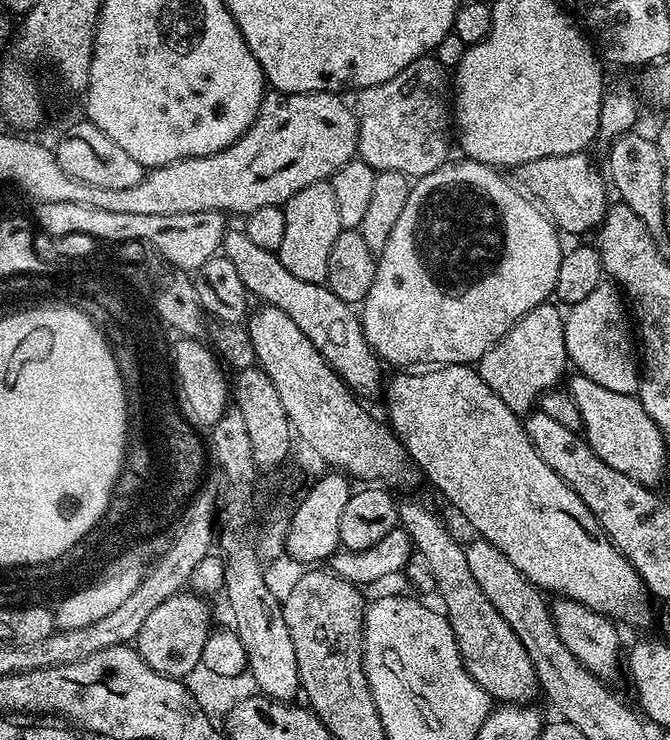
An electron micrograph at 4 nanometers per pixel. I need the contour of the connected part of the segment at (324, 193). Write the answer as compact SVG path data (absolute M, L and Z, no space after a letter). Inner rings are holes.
M329 181L314 182L282 205L286 214L286 230L278 253L282 266L302 278L302 282L325 283L330 270L330 246L342 231L338 222L338 205Z

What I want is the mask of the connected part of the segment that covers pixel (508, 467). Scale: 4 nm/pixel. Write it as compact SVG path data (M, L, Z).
M446 364L432 366L424 371L400 370L395 374L397 376L393 380L391 377L386 384L386 396L388 392L389 400L388 416L386 415L387 423L396 433L400 443L404 445L409 460L422 473L423 479L425 476L468 519L468 524L476 531L473 533L477 537L498 546L498 550L502 550L502 554L506 554L506 558L510 558L510 562L514 562L514 566L518 566L518 570L522 570L522 574L526 574L528 581L545 593L556 592L552 594L569 596L570 599L582 602L586 606L590 606L590 610L600 612L603 616L607 616L616 622L621 622L620 620L625 620L628 624L644 624L647 622L648 604L644 601L646 587L644 580L638 574L638 570L605 534L598 518L594 518L590 506L586 506L586 502L582 502L582 498L578 498L578 494L574 494L572 487L561 476L554 474L554 470L550 470L550 466L546 466L546 462L542 462L534 442L528 437L525 421L521 419L517 412L510 410L510 406L506 406L506 402L502 402L502 398L498 398L498 394L494 394L494 390L490 390L490 386L486 386L486 382L480 377L479 371L475 367L466 364Z

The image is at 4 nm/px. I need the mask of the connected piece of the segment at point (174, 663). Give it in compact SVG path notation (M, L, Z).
M179 592L162 602L146 618L135 638L134 647L152 670L163 676L183 679L201 665L202 650L212 631L210 608L207 604L209 603L196 593Z

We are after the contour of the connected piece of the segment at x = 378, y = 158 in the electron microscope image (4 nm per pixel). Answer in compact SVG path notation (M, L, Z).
M429 54L410 62L406 70L394 74L390 82L378 82L378 86L361 88L355 93L356 125L359 159L366 161L376 173L397 172L409 178L419 178L449 163L448 147L454 144L454 120L450 115L450 76L439 64L435 55Z

